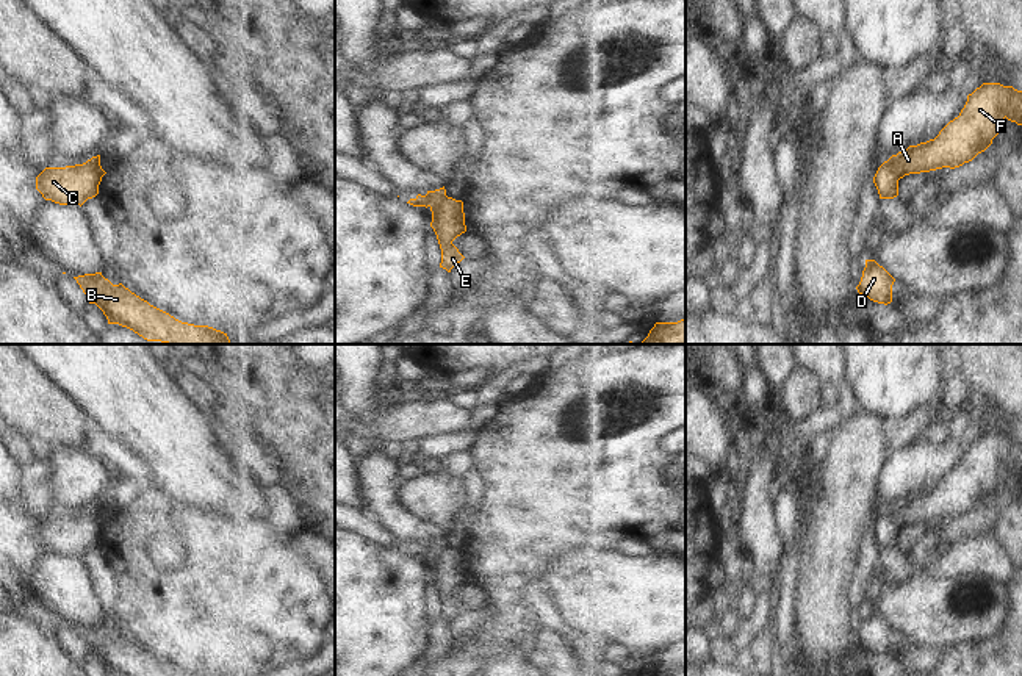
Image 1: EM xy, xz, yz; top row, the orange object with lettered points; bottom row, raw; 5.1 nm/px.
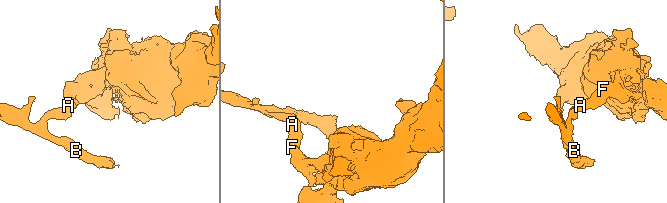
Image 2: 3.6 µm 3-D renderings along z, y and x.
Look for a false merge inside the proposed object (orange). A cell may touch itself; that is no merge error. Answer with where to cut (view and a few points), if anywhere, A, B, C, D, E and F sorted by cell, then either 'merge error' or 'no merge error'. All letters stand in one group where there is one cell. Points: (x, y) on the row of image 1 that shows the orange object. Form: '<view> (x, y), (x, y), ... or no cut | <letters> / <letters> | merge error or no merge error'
xy (86, 161), (102, 176) | A E F / B C D | merge error

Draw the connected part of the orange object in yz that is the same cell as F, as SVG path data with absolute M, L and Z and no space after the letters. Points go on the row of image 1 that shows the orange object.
M983 83L967 95L959 116L934 139L909 146L887 163L898 180L909 174L959 167L992 144L1005 117L1022 125L1022 91L1000 83Z

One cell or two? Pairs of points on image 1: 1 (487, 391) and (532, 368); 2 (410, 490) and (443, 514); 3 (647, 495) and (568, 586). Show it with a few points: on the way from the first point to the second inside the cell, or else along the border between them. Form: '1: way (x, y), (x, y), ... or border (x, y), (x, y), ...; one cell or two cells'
1: way (498, 382), (509, 373), (521, 368); one cell
2: way (418, 495), (426, 496), (435, 506); one cell
3: border (636, 546), (572, 550), (564, 554); two cells

